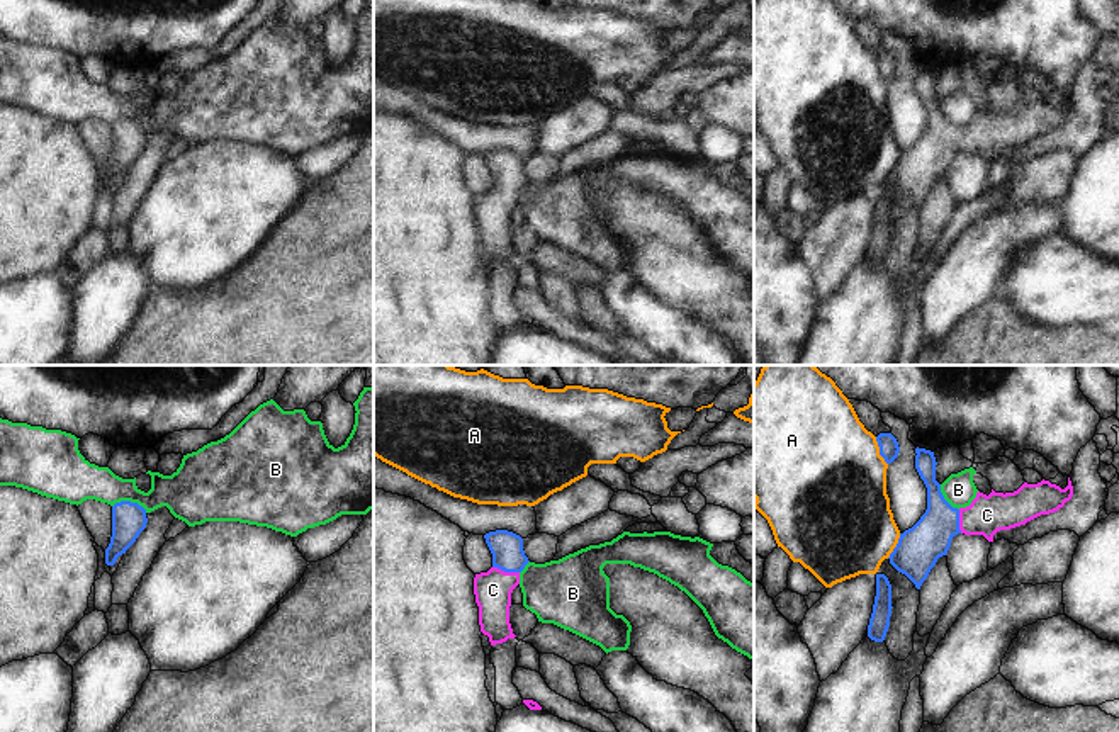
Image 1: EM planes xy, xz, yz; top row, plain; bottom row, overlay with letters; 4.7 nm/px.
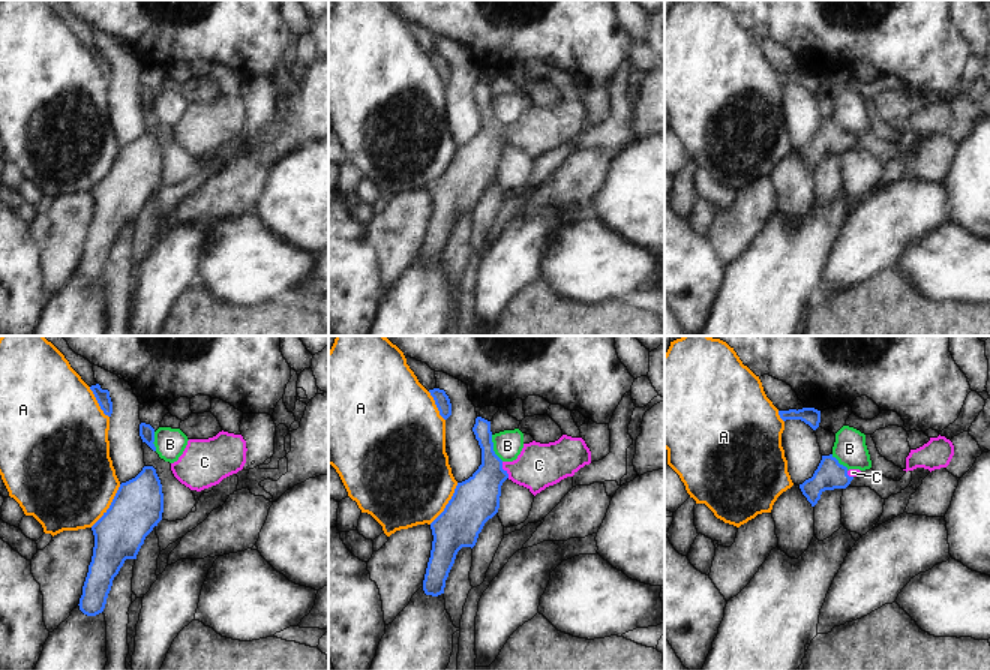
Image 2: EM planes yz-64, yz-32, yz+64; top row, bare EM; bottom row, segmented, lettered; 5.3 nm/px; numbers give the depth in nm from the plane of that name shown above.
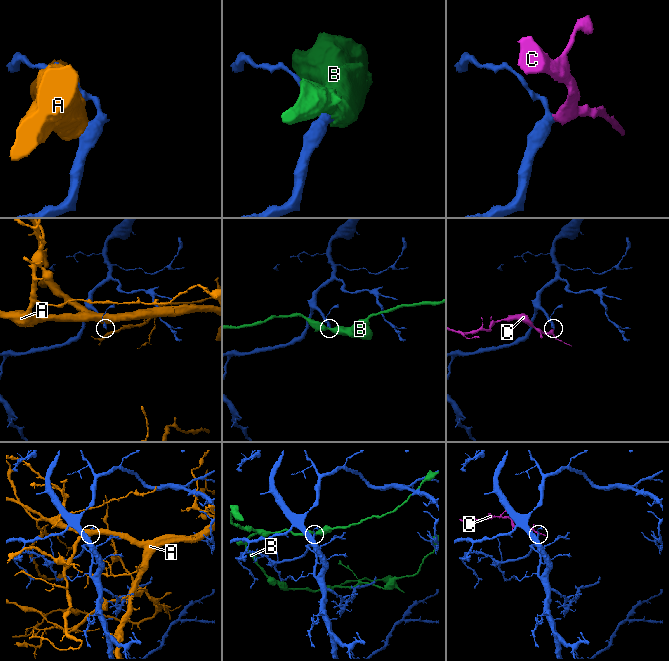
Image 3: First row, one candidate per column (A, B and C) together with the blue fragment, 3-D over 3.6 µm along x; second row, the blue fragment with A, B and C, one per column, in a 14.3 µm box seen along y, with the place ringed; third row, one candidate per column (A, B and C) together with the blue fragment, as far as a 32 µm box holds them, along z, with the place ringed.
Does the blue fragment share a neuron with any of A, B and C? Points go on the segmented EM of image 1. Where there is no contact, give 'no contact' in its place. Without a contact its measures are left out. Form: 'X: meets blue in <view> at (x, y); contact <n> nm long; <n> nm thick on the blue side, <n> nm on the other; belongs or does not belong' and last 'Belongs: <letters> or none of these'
A: meets blue in yz at (880, 450); contact 150 nm long; 100 nm thick on the blue side, 480 nm on the other; does not belong
B: meets blue in xy at (129, 501); contact 170 nm long; 160 nm thick on the blue side, 190 nm on the other; does not belong
C: meets blue in xz at (506, 571); contact 130 nm long; 160 nm thick on the blue side, 180 nm on the other; belongs
Belongs: C

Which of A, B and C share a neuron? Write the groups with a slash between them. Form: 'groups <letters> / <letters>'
groups A / B / C

